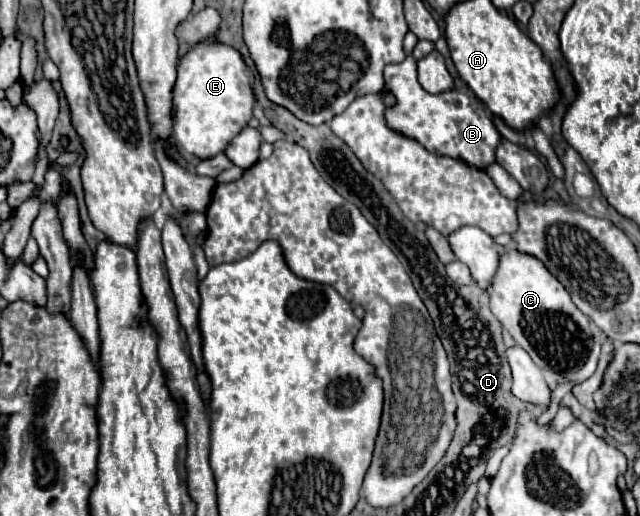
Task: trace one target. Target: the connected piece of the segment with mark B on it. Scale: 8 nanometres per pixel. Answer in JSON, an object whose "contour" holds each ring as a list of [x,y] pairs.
{"contour":[[[411,54],[403,62],[385,68],[385,88],[395,96],[395,104],[385,108],[385,122],[393,132],[417,140],[437,156],[461,160],[471,168],[483,170],[487,164],[495,164],[495,144],[503,138],[475,96],[459,90],[447,90],[441,94],[425,92],[417,82],[417,66]]]}

